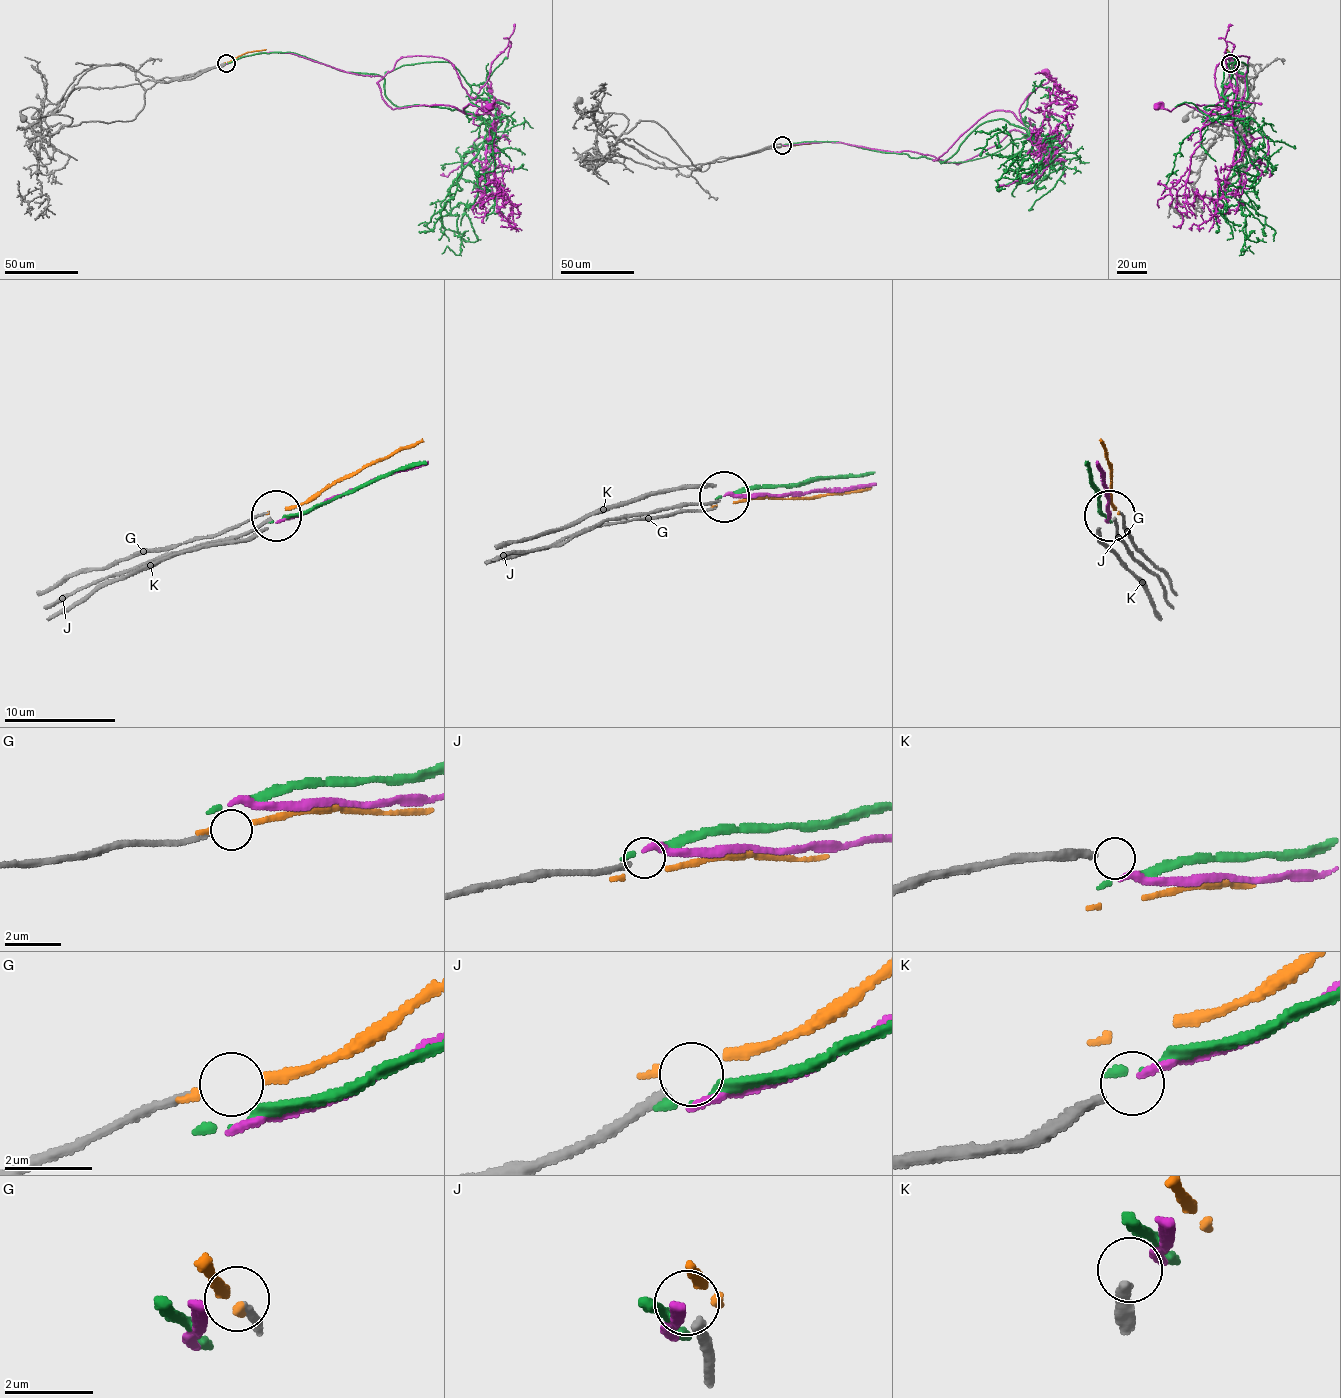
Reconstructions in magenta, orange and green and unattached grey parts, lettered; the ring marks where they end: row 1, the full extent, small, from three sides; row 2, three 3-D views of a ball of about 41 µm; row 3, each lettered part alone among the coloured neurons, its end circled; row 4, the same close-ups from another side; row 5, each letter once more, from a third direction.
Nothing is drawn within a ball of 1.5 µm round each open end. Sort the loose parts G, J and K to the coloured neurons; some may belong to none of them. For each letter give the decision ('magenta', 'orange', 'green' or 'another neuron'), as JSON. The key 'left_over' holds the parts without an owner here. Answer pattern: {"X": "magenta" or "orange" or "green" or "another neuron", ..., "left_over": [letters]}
{"G": "another neuron", "J": "another neuron", "K": "another neuron", "left_over": ["G", "J", "K"]}

